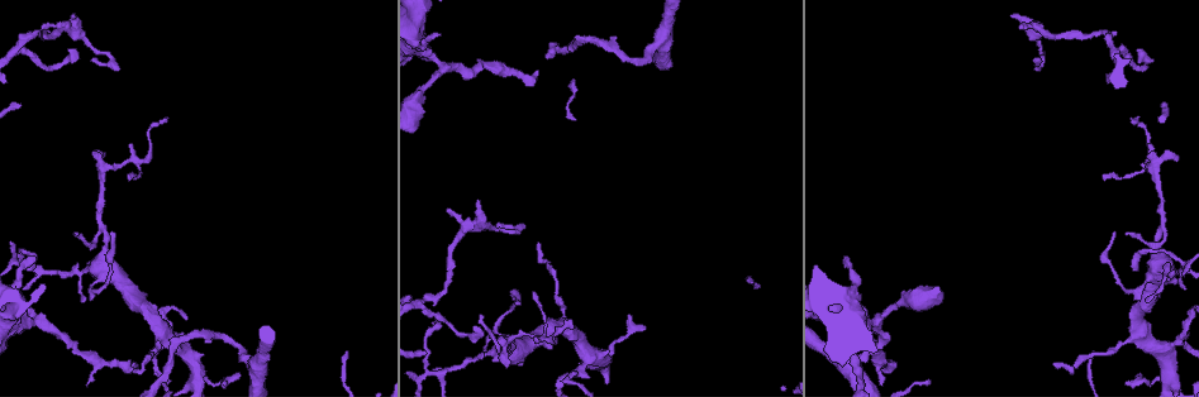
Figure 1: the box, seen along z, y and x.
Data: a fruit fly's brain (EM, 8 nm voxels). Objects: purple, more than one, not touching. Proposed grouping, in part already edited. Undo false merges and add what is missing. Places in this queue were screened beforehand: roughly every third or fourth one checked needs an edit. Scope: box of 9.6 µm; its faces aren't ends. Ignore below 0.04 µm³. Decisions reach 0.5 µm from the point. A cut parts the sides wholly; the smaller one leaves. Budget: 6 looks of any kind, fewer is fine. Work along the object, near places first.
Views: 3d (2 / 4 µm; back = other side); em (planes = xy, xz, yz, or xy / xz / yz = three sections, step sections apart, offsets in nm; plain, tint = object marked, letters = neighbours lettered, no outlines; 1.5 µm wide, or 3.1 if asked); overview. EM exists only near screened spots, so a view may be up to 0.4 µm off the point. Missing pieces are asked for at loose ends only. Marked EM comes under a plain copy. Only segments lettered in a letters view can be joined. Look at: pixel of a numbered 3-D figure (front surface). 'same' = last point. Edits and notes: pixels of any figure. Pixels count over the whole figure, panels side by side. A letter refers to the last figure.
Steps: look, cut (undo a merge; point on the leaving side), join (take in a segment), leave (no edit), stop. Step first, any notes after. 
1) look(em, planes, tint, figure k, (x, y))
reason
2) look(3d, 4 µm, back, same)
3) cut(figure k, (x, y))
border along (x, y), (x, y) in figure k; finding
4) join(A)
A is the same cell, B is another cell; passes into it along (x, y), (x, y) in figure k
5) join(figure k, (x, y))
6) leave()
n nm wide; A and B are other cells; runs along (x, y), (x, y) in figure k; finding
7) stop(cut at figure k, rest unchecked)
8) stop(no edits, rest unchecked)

look(em, xz, step 4, tint, figure 1, (538, 73))
free end

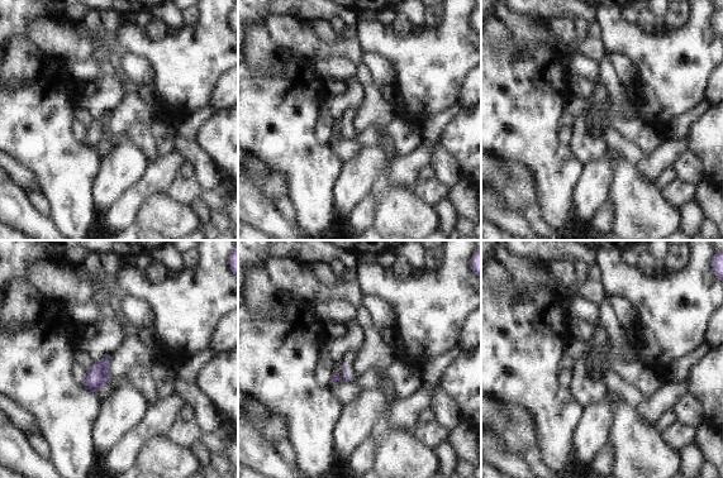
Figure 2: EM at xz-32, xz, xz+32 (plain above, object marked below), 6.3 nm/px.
look(em, planes, letters, same)
another direction

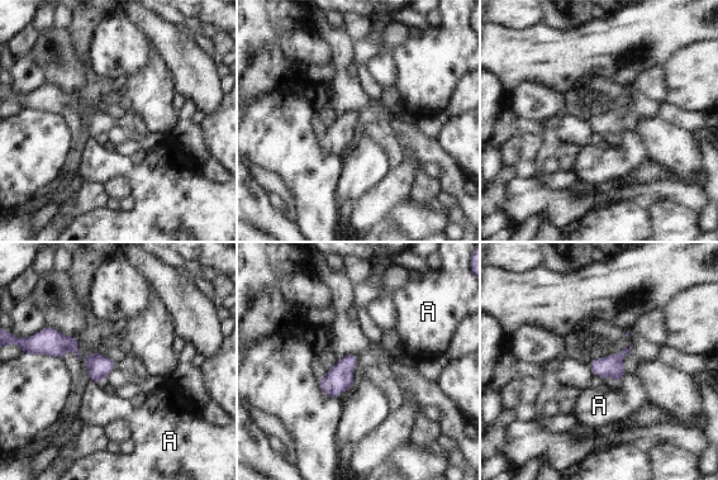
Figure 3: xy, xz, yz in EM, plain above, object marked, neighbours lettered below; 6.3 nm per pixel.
leave()
140 nm wide; A is another cell; runs along (41, 350), (71, 346), (84, 361), (112, 366) in figure 3; none of them fits

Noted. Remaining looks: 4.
look(3d, 4 µm, figure 1, (874, 321))
sharp bend

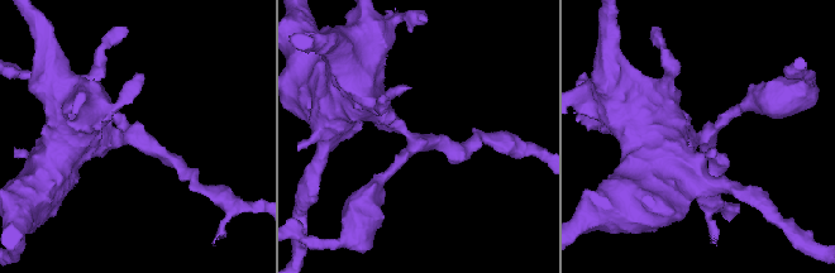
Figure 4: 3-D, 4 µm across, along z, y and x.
look(em, planes, letters, figure 4, (705, 137))
3 arms; arms of 160, 220, 500 nm

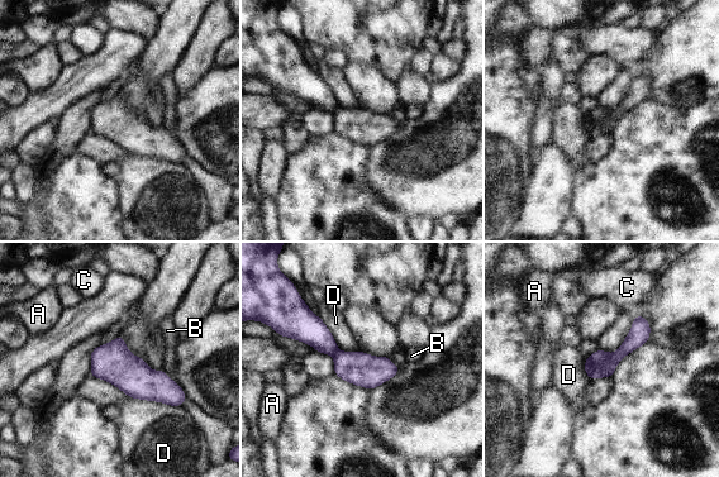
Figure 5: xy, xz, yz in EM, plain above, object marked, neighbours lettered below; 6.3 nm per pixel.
cut(figure 5, (605, 362))
A, B, C and D are other cells; the part that leaves runs along (642, 320), (638, 335), (604, 373) in figure 5; a second neuron is stuck on

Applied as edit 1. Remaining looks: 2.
look(overview)
see it whole again

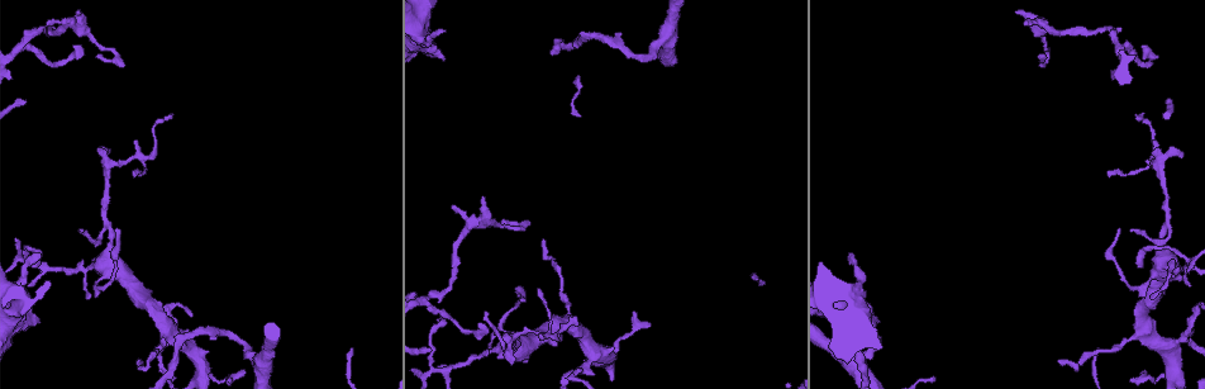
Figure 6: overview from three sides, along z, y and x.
look(em, planes, letters, figure 6, (78, 10))

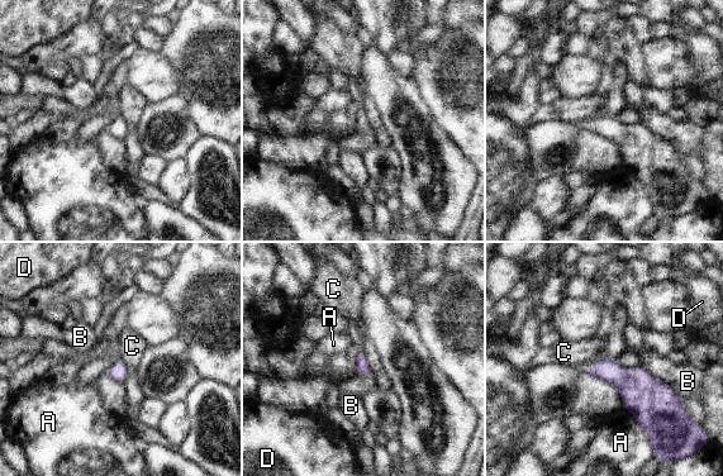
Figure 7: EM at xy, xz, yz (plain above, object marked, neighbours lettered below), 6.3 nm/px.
leave()
A, B, C and D are other cells; border along (362, 351), (370, 370) in figure 7; no lettered segment goes on from it

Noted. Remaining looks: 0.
stop(cut at figure 5, rest unchecked)

